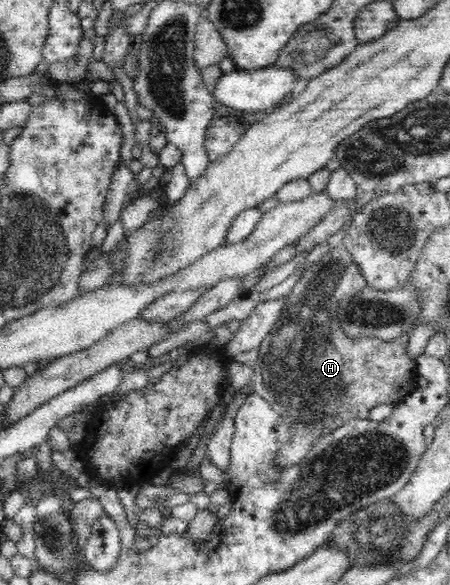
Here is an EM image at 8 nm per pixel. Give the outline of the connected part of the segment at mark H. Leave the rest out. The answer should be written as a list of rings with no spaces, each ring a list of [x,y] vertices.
[[[343,244],[333,247],[314,266],[310,266],[284,298],[284,309],[272,331],[261,341],[259,359],[253,365],[254,392],[263,398],[284,419],[291,437],[277,451],[275,467],[298,465],[322,435],[332,433],[340,425],[356,419],[368,419],[374,406],[398,405],[414,393],[414,383],[422,370],[416,359],[408,357],[409,336],[392,341],[378,338],[348,337],[340,327],[336,307],[338,301],[356,295],[366,287],[360,267]]]

